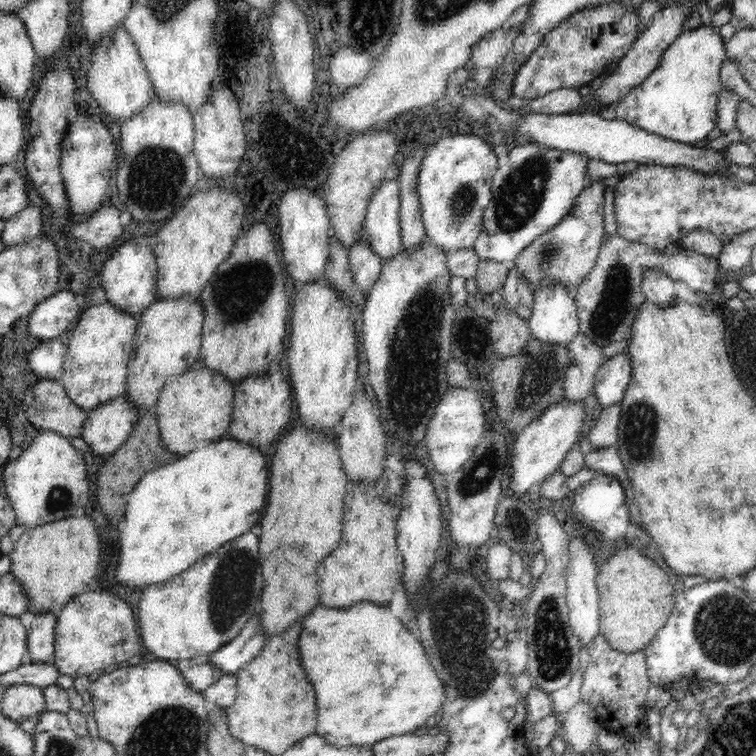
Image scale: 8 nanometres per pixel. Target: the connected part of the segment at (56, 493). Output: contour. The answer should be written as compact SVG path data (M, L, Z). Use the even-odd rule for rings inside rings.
M42 430L17 459L9 460L3 466L1 492L12 501L15 524L30 529L66 517L84 516L84 508L90 502L90 486L86 479L86 462L83 456L84 453L72 446L70 438Z

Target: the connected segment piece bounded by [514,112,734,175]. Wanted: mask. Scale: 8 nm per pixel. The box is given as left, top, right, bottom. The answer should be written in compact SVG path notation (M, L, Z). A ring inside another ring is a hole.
M530 113L521 116L514 127L515 132L528 136L533 143L552 149L586 155L588 159L600 160L610 164L637 162L639 165L654 164L664 167L686 167L706 175L723 175L722 172L734 162L726 161L722 150L696 148L663 137L652 135L641 128L634 127L624 120L604 120L598 114L546 115Z

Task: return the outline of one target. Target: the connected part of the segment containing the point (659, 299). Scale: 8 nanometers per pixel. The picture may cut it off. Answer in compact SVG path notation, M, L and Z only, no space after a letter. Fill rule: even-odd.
M654 267L643 272L641 289L645 297L658 307L669 307L677 297L674 293L674 283L662 269Z

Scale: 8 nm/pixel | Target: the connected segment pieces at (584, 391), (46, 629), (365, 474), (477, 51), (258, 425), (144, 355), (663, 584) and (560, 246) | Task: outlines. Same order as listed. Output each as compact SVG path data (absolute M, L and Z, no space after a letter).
M581 332L568 344L570 366L565 372L563 398L569 402L582 402L590 396L595 374L604 362L602 348L588 340Z
M36 615L28 628L27 661L51 662L54 658L54 630L58 615Z
M362 386L352 396L352 404L344 412L344 416L338 424L337 445L342 466L346 476L349 478L347 487L350 489L354 482L374 482L384 473L386 466L384 460L388 456L388 435L385 426L379 416L372 413L368 395Z
M497 28L476 41L476 44L471 48L469 58L476 69L490 68L492 71L496 70L496 65L507 52L506 40L508 40L508 36L506 33L507 31L503 28Z
M277 361L264 374L249 376L235 384L232 420L227 430L234 440L247 442L260 450L266 450L270 442L275 442L290 422L292 416L292 391L289 377L284 375Z
M159 298L139 317L135 332L135 349L127 366L125 395L137 408L153 410L159 392L173 376L186 372L199 357L204 309L200 299Z
M624 542L618 552L602 564L596 580L600 627L602 636L614 650L624 654L643 651L666 625L674 609L676 594L670 581L656 562Z
M598 178L590 186L584 187L575 200L572 214L566 216L555 228L537 236L518 256L512 264L520 276L523 276L534 293L543 282L561 284L574 291L574 288L588 276L592 266L596 264L602 240L605 238L603 202L605 178Z

